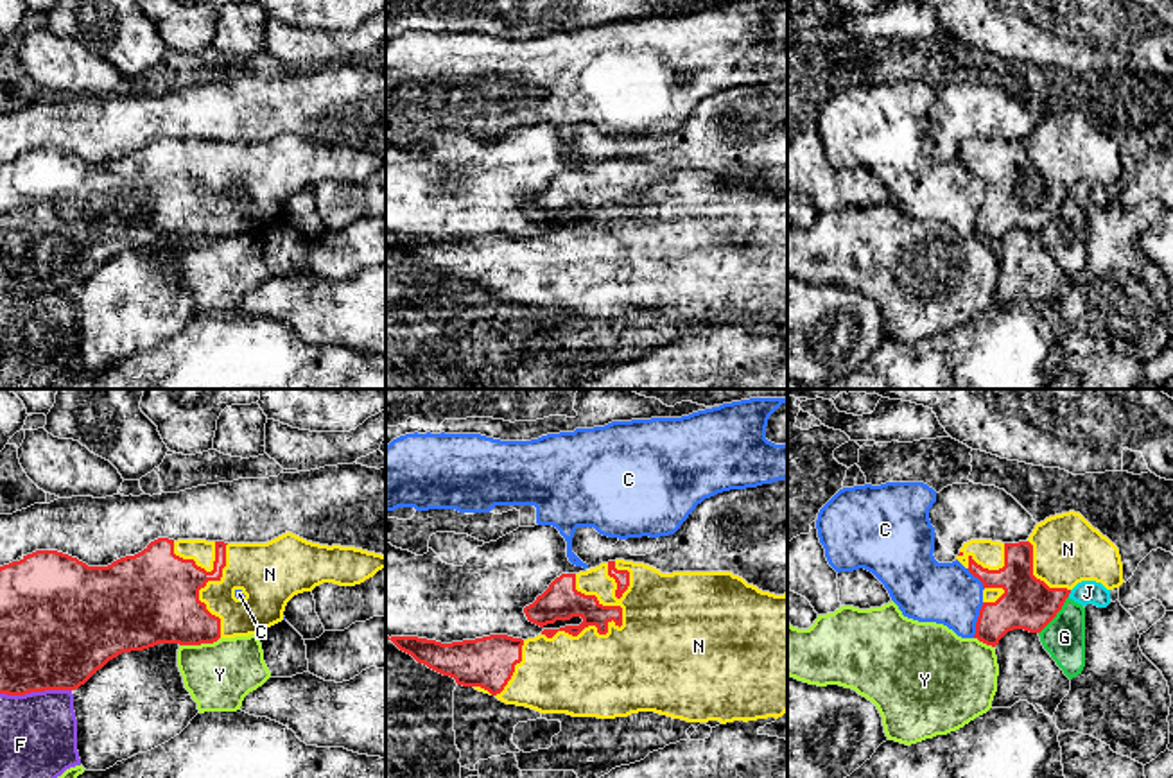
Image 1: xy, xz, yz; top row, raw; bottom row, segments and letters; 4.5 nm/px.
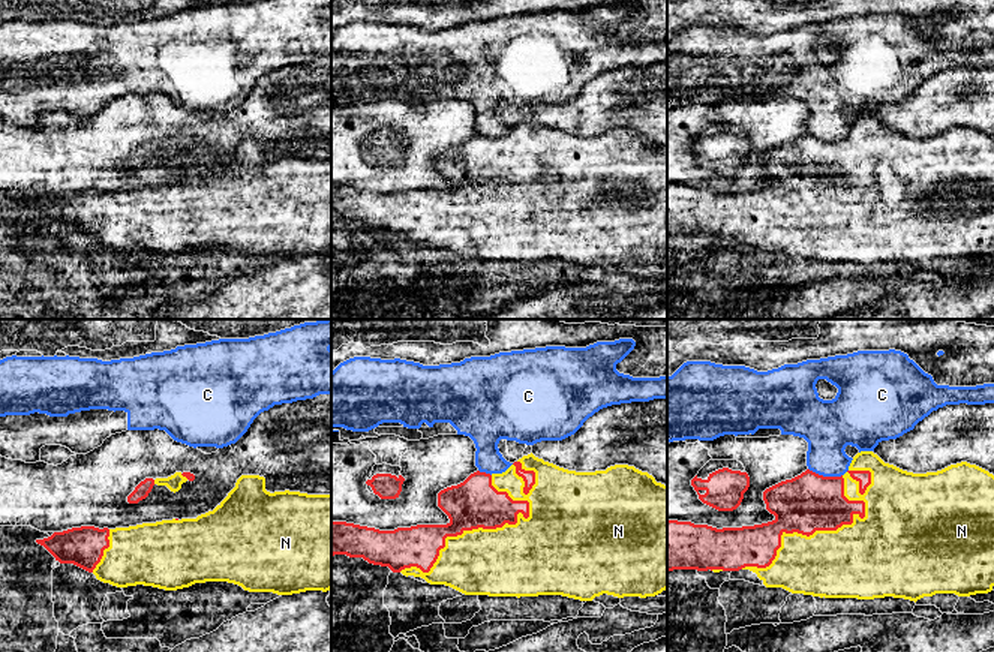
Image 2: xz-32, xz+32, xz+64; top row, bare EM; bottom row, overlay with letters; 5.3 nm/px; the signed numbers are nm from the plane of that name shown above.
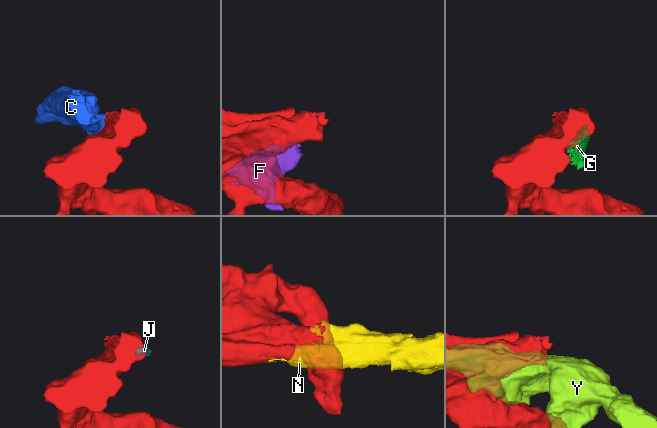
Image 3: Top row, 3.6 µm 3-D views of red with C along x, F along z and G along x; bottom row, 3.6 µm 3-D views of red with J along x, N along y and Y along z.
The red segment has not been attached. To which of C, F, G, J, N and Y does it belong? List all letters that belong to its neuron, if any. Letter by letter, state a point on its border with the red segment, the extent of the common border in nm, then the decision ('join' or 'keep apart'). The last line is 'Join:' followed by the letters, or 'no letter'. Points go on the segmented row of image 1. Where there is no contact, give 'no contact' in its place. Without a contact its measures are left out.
C: yz (978, 621) | 170 nm | keep apart
F: xy (34, 691) | 320 nm | keep apart
G: yz (1055, 615) | 220 nm | keep apart
J: yz (1069, 592) | 40 nm | keep apart
N: xz (592, 624) | 380 nm | join
Y: xy (199, 644) | 190 nm | keep apart
Join: N

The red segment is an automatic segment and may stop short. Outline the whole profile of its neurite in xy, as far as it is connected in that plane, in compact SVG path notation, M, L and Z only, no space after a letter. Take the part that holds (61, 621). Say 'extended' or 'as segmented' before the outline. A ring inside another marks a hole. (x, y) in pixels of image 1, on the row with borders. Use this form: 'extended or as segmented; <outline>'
extended; M292 532L267 543L224 543L158 538L142 552L108 566L86 563L57 550L36 550L0 566L0 694L25 696L75 690L122 653L158 644L201 645L219 638L260 635L283 620L287 602L323 583L355 586L386 568L386 556L355 547L319 545Z

